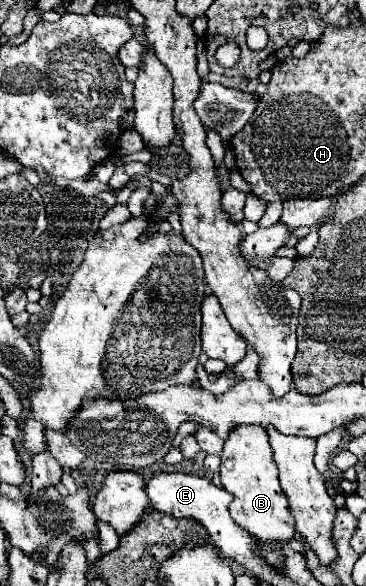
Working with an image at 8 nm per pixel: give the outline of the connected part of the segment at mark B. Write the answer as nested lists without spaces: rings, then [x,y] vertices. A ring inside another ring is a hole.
[[[237,425],[231,429],[221,455],[221,485],[235,497],[229,505],[231,517],[259,539],[261,557],[275,567],[281,567],[281,555],[273,549],[275,543],[287,545],[295,533],[295,521],[289,513],[289,503],[277,481],[277,465],[273,461],[269,435],[261,425]]]

